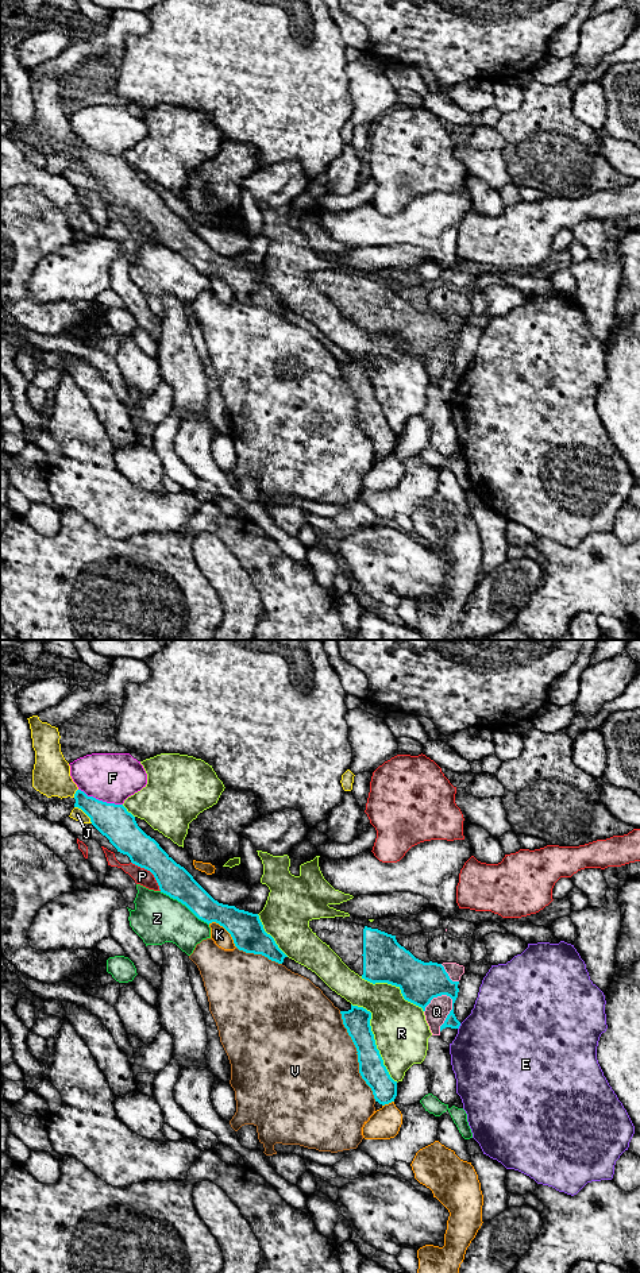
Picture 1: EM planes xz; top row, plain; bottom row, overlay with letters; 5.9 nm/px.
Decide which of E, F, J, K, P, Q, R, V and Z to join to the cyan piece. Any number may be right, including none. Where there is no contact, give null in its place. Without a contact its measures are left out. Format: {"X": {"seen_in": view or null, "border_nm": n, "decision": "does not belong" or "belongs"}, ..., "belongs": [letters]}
{"E": {"seen_in": "xz", "border_nm": 40, "decision": "does not belong"}, "F": {"seen_in": "xz", "border_nm": 280, "decision": "does not belong"}, "J": {"seen_in": "xz", "border_nm": 150, "decision": "does not belong"}, "K": {"seen_in": "xz", "border_nm": 220, "decision": "does not belong"}, "P": {"seen_in": "xz", "border_nm": 260, "decision": "does not belong"}, "Q": {"seen_in": "xz", "border_nm": 220, "decision": "does not belong"}, "R": {"seen_in": "xz", "border_nm": 550, "decision": "does not belong"}, "V": {"seen_in": "xz", "border_nm": 600, "decision": "does not belong"}, "Z": {"seen_in": "xz", "border_nm": 360, "decision": "does not belong"}, "belongs": []}

